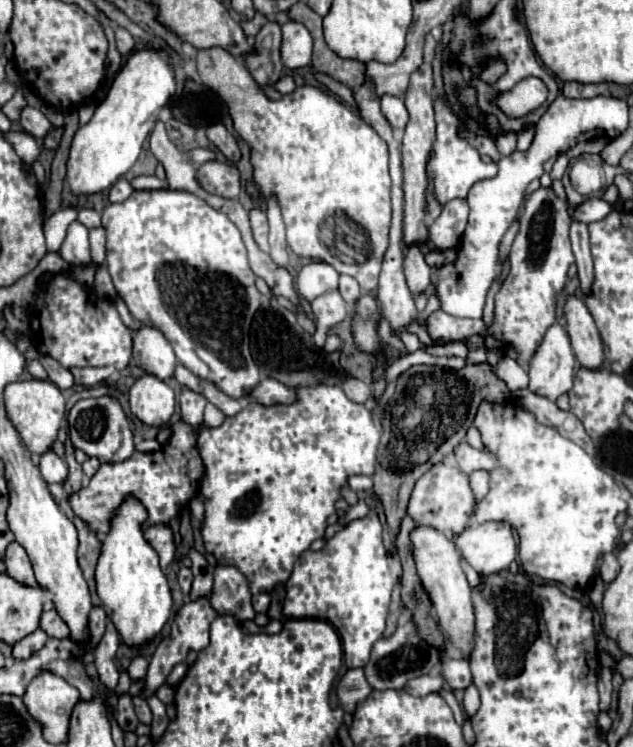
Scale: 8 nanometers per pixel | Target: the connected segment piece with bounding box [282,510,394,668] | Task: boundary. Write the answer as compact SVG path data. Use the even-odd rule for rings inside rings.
M374 510L362 520L350 522L344 530L340 530L336 536L328 540L328 544L318 550L318 552L302 552L298 562L294 564L292 576L286 582L286 598L282 612L288 618L320 618L330 622L336 632L340 634L342 648L344 648L344 664L348 668L360 668L366 666L370 658L370 648L372 644L382 636L384 632L384 622L388 614L388 604L390 604L390 594L394 586L394 576L390 572L390 554L384 548L382 542L382 526Z

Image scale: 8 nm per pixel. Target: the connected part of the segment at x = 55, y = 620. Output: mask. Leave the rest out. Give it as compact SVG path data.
M48 610L40 618L40 628L50 638L68 638L68 626L62 622L62 618L56 614L56 610Z

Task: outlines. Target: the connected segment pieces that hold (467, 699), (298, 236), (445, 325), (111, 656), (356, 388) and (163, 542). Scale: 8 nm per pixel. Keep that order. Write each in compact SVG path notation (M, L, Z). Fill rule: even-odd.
M468 686L464 690L464 710L468 712L468 716L474 716L480 708L480 696L478 696L478 690L476 686Z
M224 48L198 50L196 68L202 82L218 92L228 104L234 130L250 144L254 180L262 188L264 196L272 192L278 196L290 250L302 258L328 262L340 274L356 278L364 292L376 290L382 258L388 248L388 230L392 218L388 144L376 134L374 128L366 126L356 112L320 88L302 86L280 100L268 100L246 72L242 60L234 58Z
M538 188L528 198L522 218L520 230L514 238L510 250L510 272L504 278L498 294L496 294L496 310L490 326L484 320L468 320L468 318L452 318L444 310L436 310L426 318L426 332L430 338L448 338L448 340L466 340L472 334L494 336L500 342L506 342L518 352L516 362L528 370L530 360L540 346L546 330L556 322L556 294L564 292L568 282L568 268L574 264L574 254L568 238L570 214L568 202L560 200L552 188Z
M108 622L102 640L92 650L100 682L108 690L114 690L116 684L118 684L118 668L116 668L116 650L118 650L118 644L120 644L118 632L112 626L112 622Z
M346 378L342 382L342 390L346 392L346 396L350 400L360 402L360 404L364 404L372 396L372 388L368 384L364 384L362 380L358 380L358 378Z
M150 526L144 532L144 540L156 550L156 554L160 558L160 568L166 570L166 566L172 562L174 552L176 552L172 530L166 526Z

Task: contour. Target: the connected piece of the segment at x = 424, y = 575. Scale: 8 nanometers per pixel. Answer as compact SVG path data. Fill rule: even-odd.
M414 528L412 530L412 544L414 544L414 560L418 568L418 576L422 578L422 584L430 592L430 598L436 608L438 622L460 654L468 660L472 650L474 650L474 630L476 630L476 616L474 616L474 606L472 606L472 596L470 596L470 586L468 580L462 572L460 566L460 554L450 538L446 538L442 532L434 528Z

